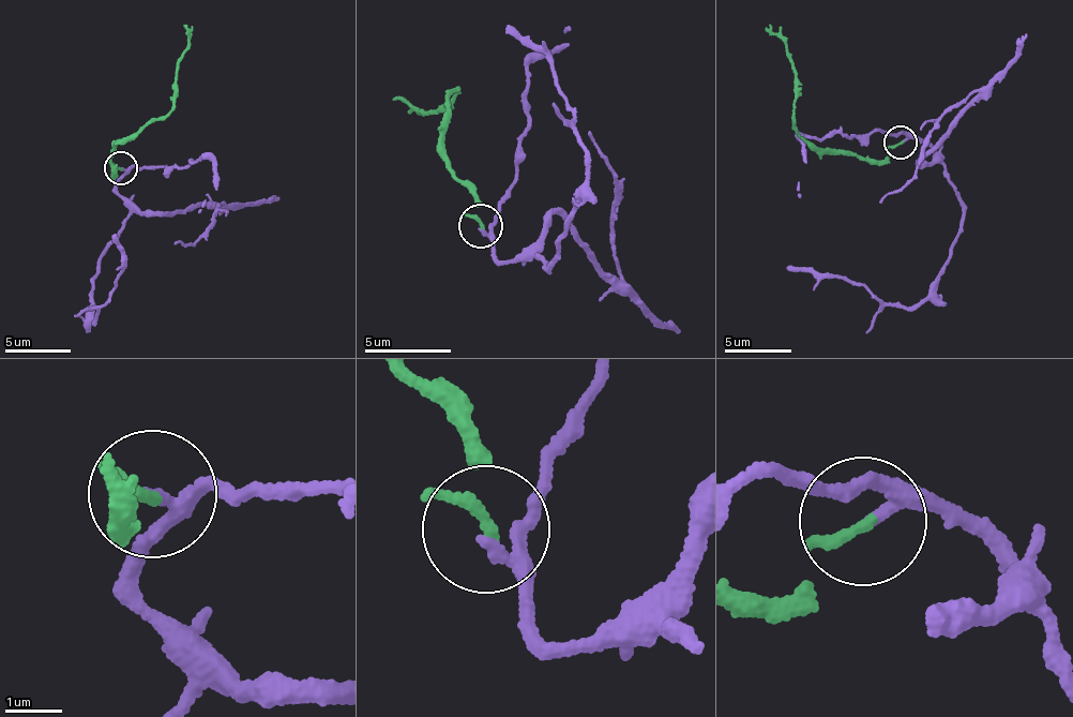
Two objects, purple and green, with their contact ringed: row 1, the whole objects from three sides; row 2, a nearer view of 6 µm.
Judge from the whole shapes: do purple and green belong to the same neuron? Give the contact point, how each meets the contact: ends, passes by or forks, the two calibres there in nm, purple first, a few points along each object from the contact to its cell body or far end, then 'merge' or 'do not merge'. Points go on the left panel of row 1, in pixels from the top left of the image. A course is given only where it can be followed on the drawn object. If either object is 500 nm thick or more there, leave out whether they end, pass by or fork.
place (121, 168); purple passes by; green passes by; calibres 140 and 140 nm; course purple (121, 169), (119, 191), (130, 214), (97, 258), (94, 320), (125, 269), (117, 233); course green (121, 169), (115, 174), (112, 152), (172, 105), (175, 66), (189, 40), (185, 25); merge

